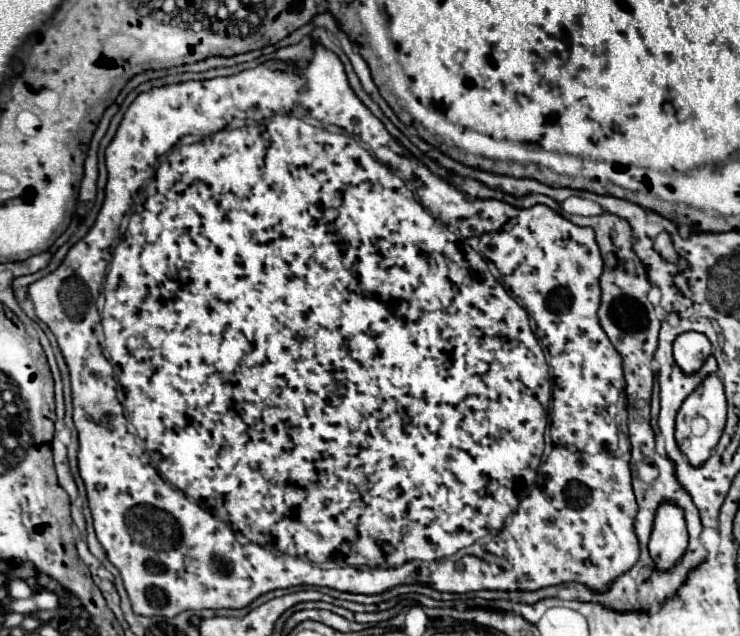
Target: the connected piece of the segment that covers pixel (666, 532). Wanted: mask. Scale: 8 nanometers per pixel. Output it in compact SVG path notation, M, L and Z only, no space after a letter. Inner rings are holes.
M661 504L655 516L649 554L657 570L671 570L687 550L687 528L683 512L675 504Z

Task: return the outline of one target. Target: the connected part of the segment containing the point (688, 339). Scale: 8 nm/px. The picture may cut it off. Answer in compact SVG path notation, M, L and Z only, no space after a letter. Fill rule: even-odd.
M699 332L679 334L673 342L673 358L685 374L695 374L711 356L711 342Z

